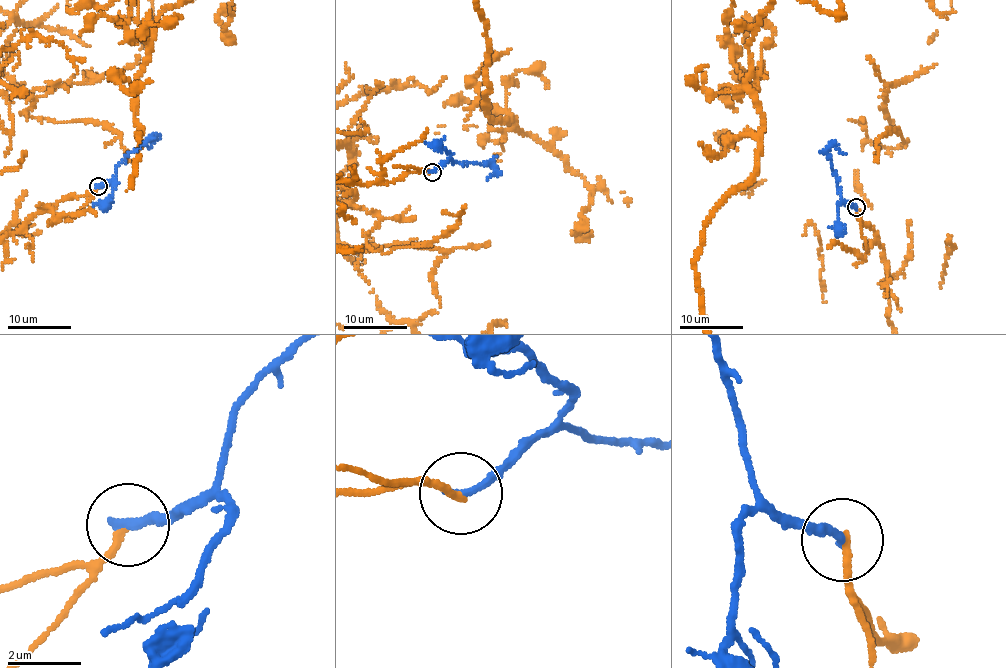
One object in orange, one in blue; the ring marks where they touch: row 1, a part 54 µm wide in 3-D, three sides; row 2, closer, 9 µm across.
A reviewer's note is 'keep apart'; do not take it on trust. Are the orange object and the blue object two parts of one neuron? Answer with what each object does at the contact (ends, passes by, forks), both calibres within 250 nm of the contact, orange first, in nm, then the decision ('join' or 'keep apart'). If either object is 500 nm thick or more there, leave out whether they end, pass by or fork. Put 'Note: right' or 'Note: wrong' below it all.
orange ends there; blue ends there; 190 nm thick on the orange side, 240 nm on the other; keep apart
Note: right

